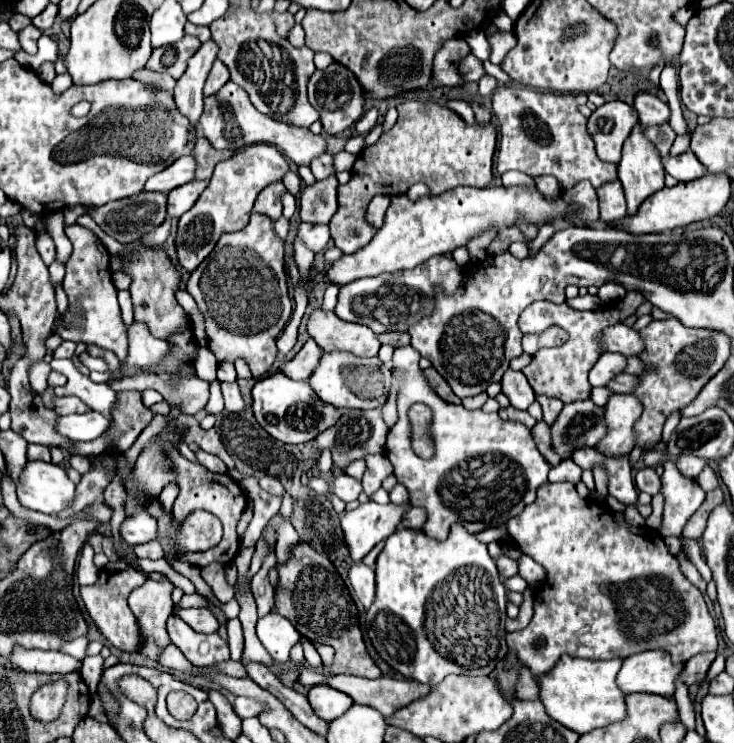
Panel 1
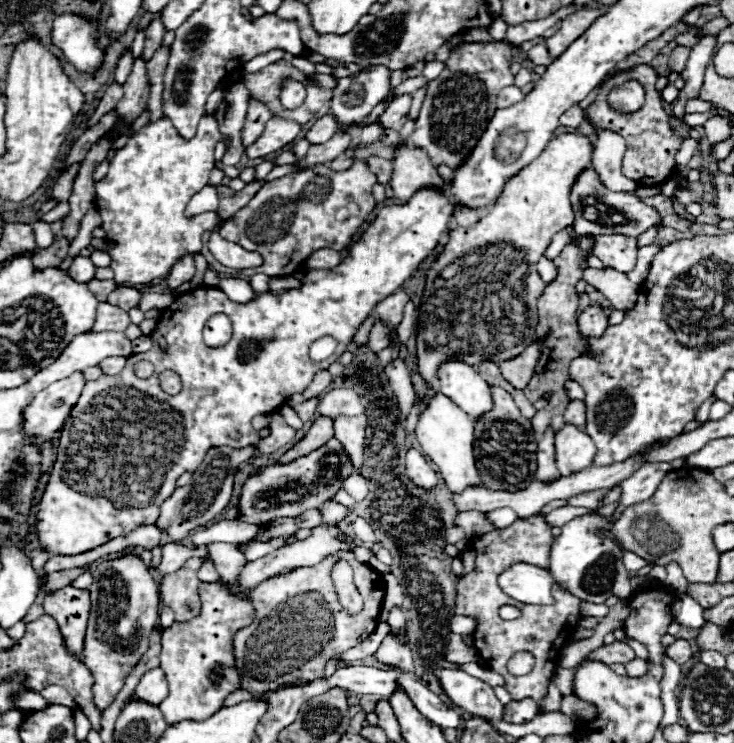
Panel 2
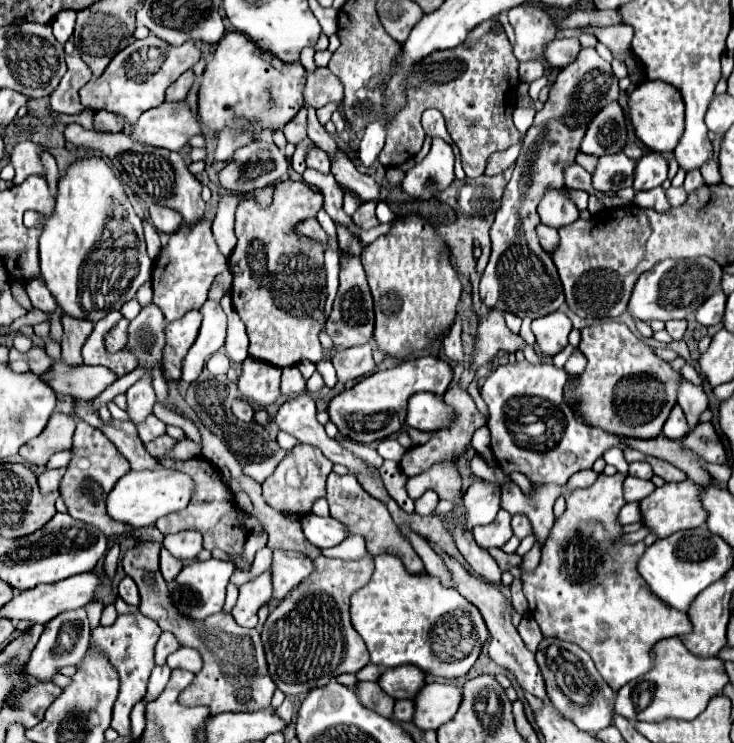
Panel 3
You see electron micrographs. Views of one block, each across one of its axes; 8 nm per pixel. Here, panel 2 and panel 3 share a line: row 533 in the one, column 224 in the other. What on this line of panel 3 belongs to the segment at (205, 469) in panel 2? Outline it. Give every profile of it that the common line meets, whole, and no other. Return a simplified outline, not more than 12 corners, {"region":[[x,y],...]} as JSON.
{"region":[[272,140],[238,148],[220,170],[232,194],[280,182],[288,160]]}

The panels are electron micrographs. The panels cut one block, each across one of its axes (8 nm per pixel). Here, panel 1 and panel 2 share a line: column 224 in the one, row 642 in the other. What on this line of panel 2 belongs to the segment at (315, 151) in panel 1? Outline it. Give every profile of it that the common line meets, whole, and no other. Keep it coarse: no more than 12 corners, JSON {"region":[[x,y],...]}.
{"region":[[138,556],[102,562],[84,656],[104,712],[148,650],[160,590]]}

